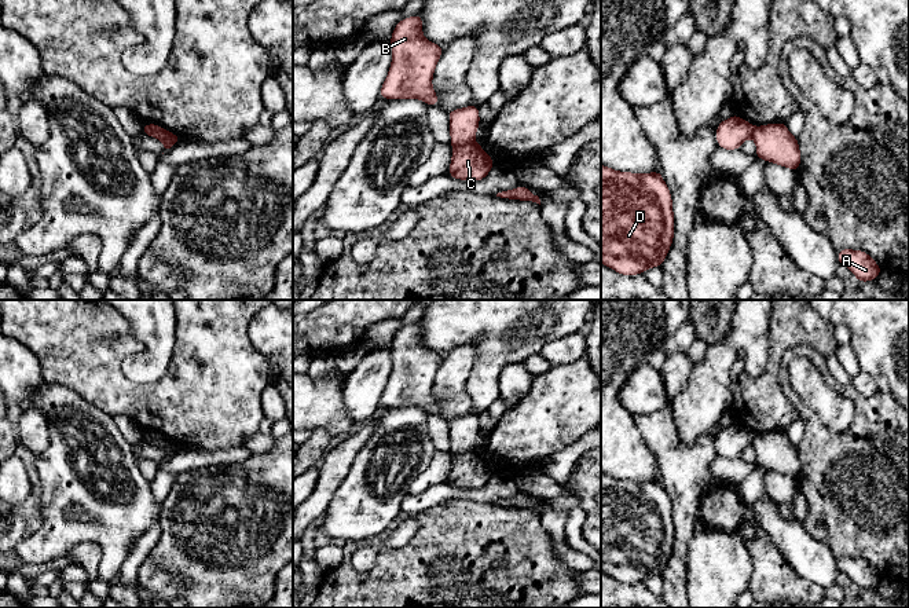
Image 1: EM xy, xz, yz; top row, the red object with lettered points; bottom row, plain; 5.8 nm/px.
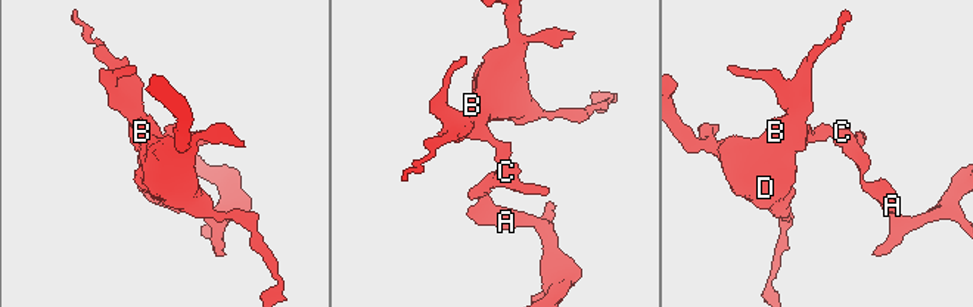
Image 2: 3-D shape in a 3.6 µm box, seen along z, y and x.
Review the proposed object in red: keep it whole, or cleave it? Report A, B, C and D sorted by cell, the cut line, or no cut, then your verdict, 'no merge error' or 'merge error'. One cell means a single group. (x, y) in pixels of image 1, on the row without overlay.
A C / B D | xz (473, 450), (454, 457) | merge error

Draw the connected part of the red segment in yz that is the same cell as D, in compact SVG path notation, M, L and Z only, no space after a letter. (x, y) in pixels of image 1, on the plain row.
M601 473L601 571L622 583L661 575L674 547L672 505L661 480L619 480Z

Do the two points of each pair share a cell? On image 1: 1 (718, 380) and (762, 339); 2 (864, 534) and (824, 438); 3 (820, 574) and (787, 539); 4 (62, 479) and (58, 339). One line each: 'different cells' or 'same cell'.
1: same cell
2: same cell
3: same cell
4: different cells

